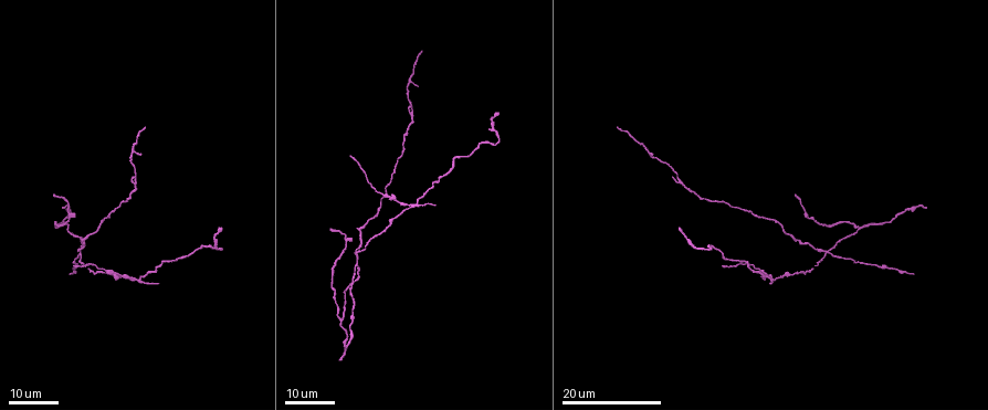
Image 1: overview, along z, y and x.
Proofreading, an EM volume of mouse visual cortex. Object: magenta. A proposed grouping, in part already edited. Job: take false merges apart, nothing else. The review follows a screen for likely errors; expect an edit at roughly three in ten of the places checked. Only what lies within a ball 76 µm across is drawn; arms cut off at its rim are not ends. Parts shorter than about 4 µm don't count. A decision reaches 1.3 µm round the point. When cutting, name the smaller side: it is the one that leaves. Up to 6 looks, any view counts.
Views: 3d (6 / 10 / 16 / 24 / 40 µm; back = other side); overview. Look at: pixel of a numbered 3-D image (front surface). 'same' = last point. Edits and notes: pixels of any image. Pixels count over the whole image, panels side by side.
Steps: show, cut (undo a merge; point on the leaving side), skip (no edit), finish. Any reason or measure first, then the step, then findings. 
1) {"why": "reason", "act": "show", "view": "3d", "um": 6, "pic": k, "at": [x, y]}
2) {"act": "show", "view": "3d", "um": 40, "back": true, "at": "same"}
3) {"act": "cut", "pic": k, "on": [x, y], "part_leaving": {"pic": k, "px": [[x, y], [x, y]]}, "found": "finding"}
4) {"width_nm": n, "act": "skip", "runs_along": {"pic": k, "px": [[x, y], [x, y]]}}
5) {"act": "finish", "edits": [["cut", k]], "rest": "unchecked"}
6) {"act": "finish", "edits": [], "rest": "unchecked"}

{"why": "thin arm on a thick one", "act": "show", "view": "3d", "um": 24, "pic": 1, "at": [827, 253]}

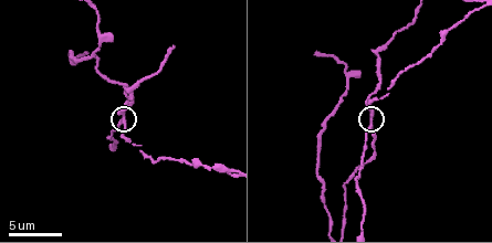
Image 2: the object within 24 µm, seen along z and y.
{"act": "show", "view": "3d", "um": 10, "pic": 2, "at": [369, 118]}

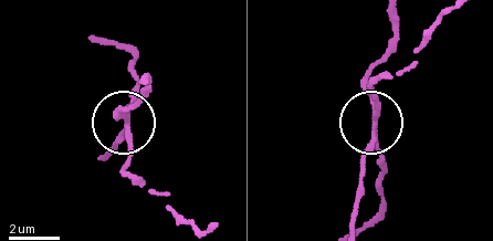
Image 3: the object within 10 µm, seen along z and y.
{"act": "cut", "pic": 3, "on": [116, 111], "found": "a second neuron is stuck on"}

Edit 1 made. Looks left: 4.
{"act": "show", "view": "overview"}

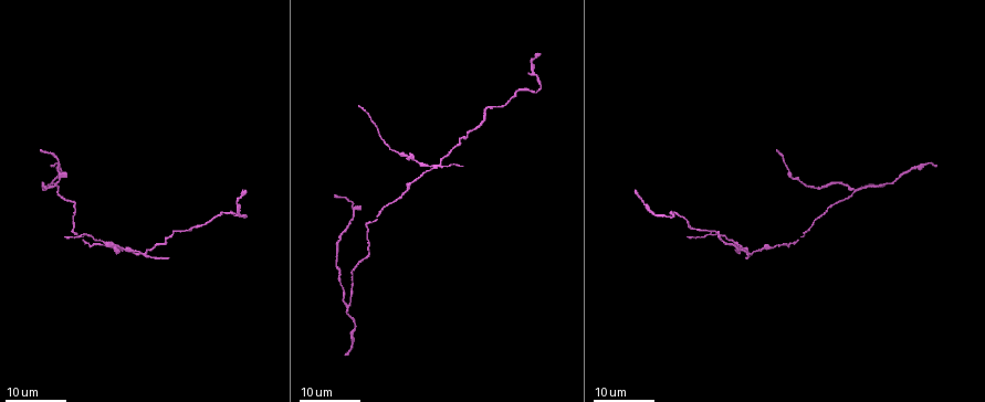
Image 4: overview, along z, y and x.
{"why": "sudden change in width", "act": "show", "view": "3d", "um": 24, "pic": 4, "at": [58, 171]}

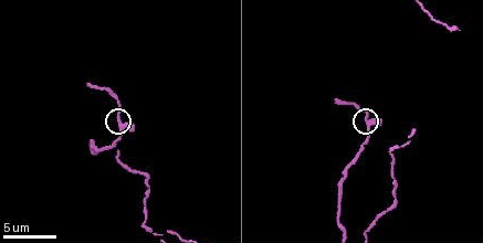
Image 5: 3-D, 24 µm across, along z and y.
{"why": "closer look", "act": "show", "view": "3d", "um": 10, "pic": 5, "at": [119, 118]}

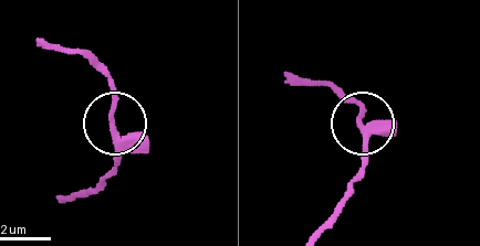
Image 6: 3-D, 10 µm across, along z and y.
{"width_nm": 290, "act": "skip", "runs_along": {"pic": 6, "px": [[317, 226], [362, 162], [362, 114], [355, 102]]}, "found": "all the same neuron"}

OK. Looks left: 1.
{"act": "finish", "edits": [["cut", 3]], "rest": "unchecked"}

